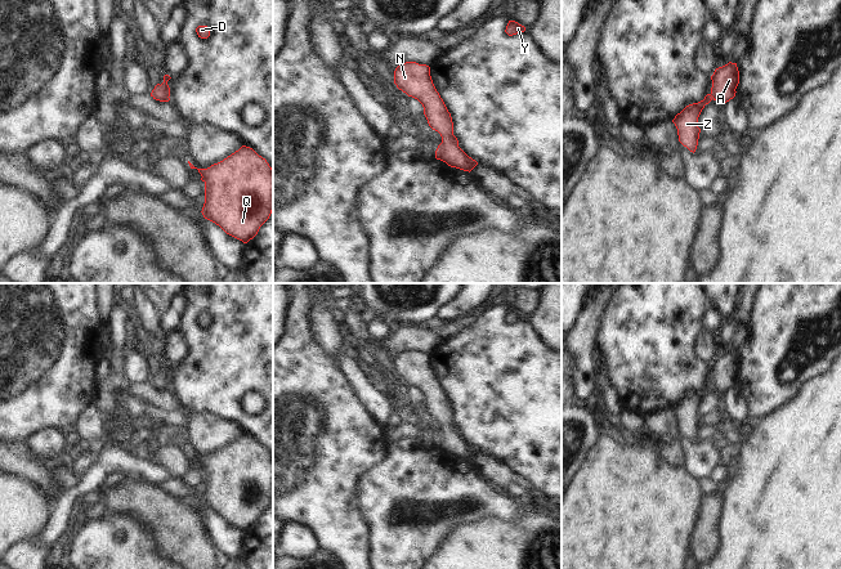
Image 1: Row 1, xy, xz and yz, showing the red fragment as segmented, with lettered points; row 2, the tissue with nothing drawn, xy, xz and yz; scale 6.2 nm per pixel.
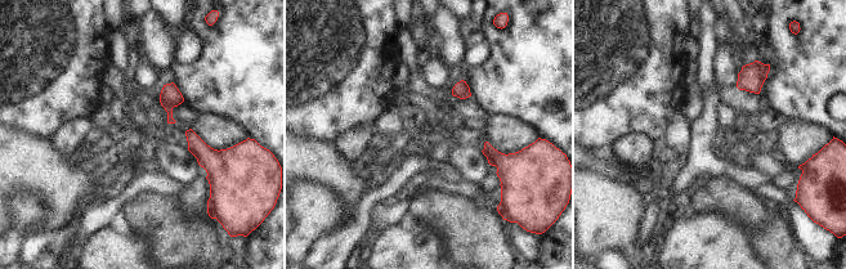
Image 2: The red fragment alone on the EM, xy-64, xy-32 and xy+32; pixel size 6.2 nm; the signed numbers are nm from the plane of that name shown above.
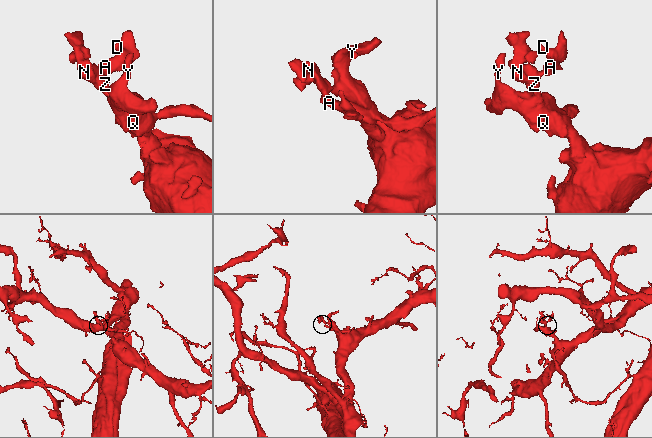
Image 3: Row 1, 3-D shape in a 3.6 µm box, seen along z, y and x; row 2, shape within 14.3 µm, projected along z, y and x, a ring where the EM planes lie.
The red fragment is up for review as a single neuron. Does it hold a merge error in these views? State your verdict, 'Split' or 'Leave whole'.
Leave whole.

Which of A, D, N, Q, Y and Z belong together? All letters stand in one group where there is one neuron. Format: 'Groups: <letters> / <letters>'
Groups: A D N Q Y Z

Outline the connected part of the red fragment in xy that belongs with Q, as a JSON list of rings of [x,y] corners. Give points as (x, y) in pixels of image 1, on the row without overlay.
[[[242,434],[223,449],[197,458],[205,471],[203,506],[247,532],[273,499],[273,457]]]

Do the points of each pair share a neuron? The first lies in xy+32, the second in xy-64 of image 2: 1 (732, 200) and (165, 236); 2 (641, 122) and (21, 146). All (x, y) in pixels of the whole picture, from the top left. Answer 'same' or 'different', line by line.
1: same
2: different

